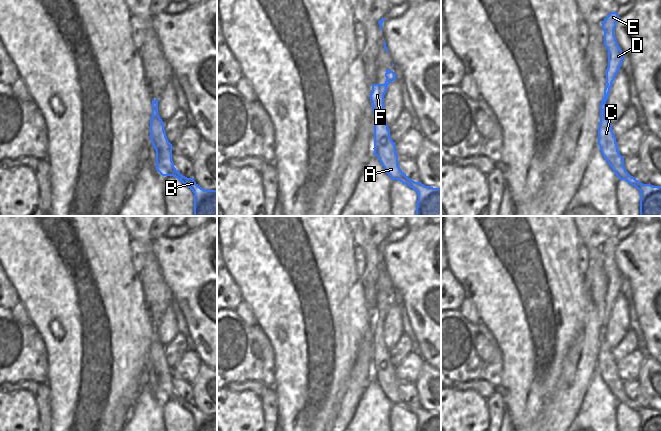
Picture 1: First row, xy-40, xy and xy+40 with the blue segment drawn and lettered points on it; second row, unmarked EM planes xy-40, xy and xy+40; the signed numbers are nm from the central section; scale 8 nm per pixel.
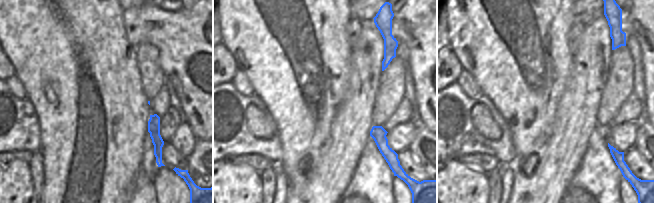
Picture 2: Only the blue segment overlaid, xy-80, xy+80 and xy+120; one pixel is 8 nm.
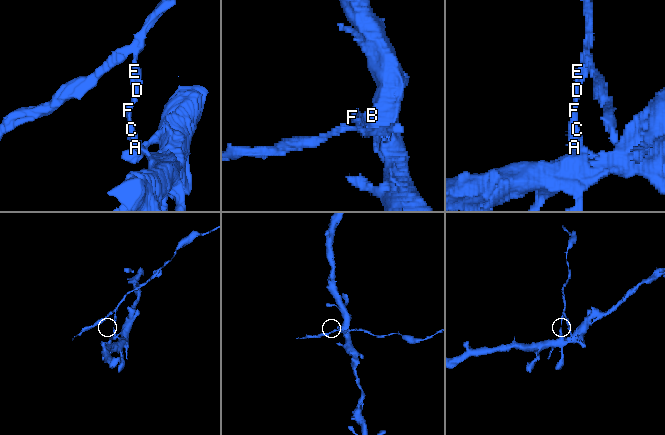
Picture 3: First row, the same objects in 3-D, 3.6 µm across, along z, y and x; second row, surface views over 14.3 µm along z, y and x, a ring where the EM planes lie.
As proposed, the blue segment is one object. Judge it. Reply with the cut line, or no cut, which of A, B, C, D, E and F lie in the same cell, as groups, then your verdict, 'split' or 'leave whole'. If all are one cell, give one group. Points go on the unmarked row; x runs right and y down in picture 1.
xy (383, 308), (386, 311) | A B C F / D E | split

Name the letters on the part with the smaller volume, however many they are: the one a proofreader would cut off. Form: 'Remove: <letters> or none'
Remove: D, E

